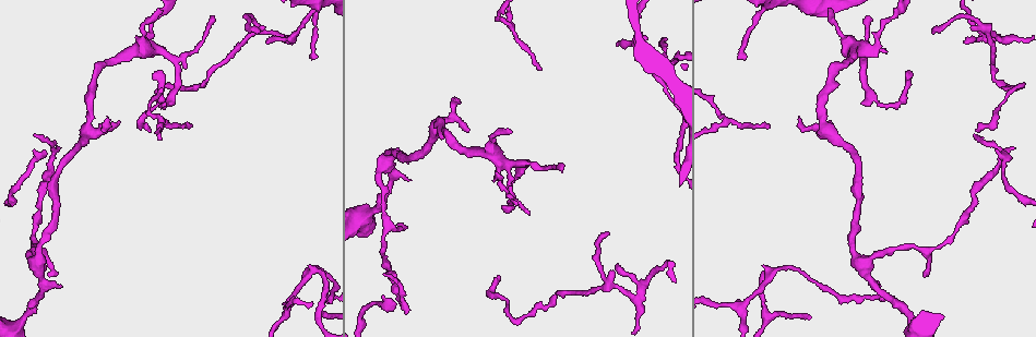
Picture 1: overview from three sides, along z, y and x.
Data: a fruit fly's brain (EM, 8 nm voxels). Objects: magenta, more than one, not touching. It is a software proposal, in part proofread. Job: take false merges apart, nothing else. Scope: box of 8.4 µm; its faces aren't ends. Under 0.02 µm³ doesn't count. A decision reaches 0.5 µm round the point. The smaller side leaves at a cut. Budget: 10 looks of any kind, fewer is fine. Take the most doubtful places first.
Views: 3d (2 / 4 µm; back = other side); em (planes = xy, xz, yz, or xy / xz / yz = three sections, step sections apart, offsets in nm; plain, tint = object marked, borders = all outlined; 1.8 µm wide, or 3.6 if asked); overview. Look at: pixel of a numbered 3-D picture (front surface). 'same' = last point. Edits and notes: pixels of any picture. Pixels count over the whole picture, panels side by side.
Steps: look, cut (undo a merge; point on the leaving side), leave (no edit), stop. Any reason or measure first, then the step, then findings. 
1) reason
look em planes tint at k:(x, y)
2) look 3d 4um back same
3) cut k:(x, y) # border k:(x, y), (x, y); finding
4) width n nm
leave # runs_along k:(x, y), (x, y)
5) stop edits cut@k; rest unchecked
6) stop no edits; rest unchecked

sharp bend
look 3d 4um at 1:(995, 37)

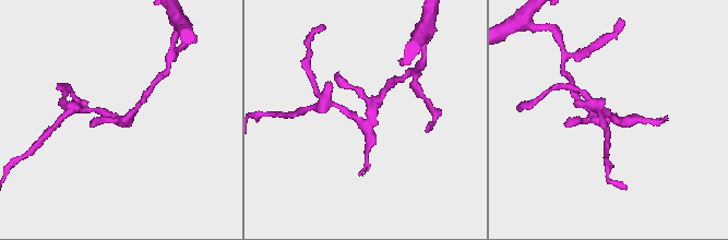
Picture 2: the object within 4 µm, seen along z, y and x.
need the tissue
look em yz step 4 tint at 2:(611, 120)

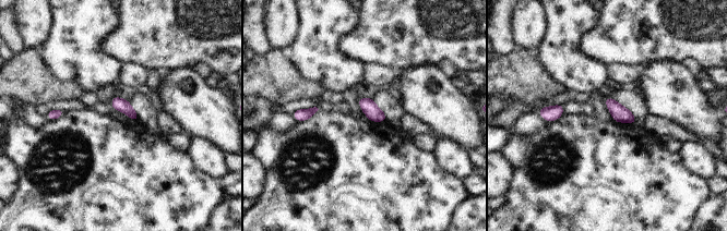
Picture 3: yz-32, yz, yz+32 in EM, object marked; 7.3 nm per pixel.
leave # continuous, no second neuron

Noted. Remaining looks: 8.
a fork
look em planes borders at 1:(768, 279)

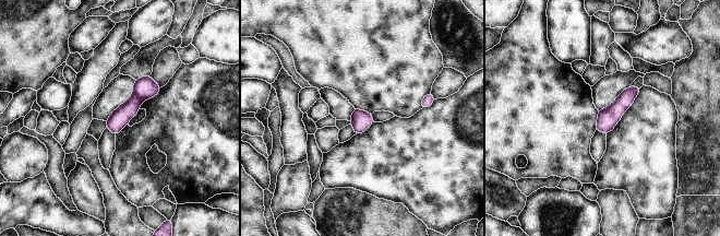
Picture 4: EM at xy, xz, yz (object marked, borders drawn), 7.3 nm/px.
cut 4:(145, 87) # border 4:(133, 92), (142, 101); two neurons meet here

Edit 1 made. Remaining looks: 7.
look overview

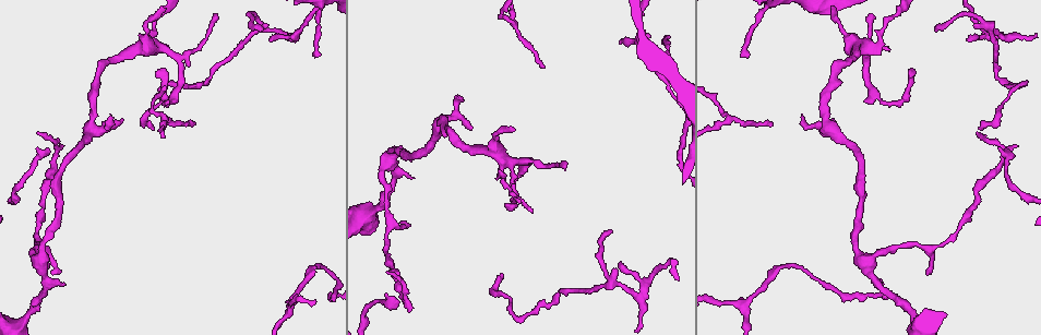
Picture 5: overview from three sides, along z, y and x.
abrupt turn
look em planes tint at 5:(56, 151)

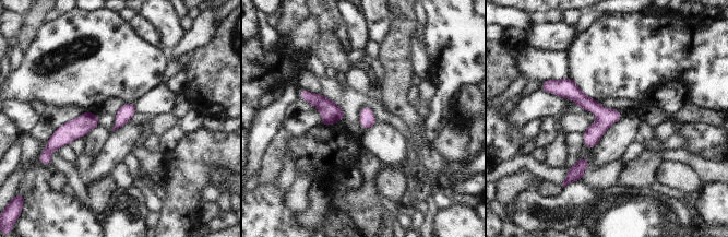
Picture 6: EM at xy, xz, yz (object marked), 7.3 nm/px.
leave # continuous, no second neuron

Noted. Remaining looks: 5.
arms part here
look 3d 2um at 5:(40, 263)

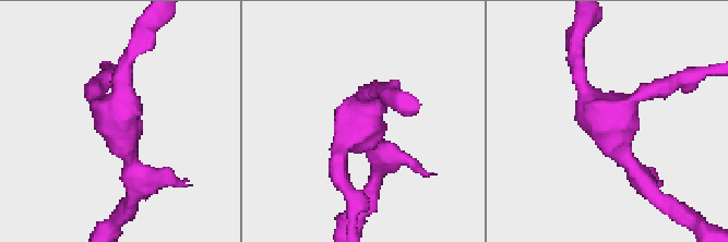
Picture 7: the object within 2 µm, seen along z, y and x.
need the tissue
look em planes tint at 7:(116, 123)

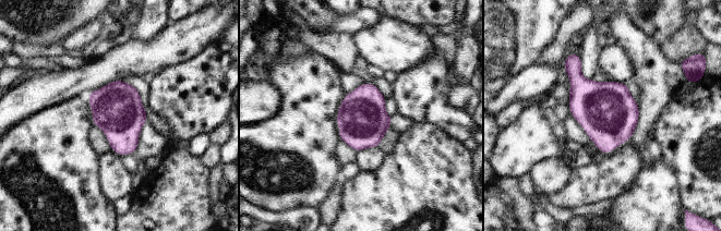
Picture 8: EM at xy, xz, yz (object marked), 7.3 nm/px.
width 360 nm
leave # all the same neuron

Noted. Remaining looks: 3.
stop edits cut@4; rest unchecked

